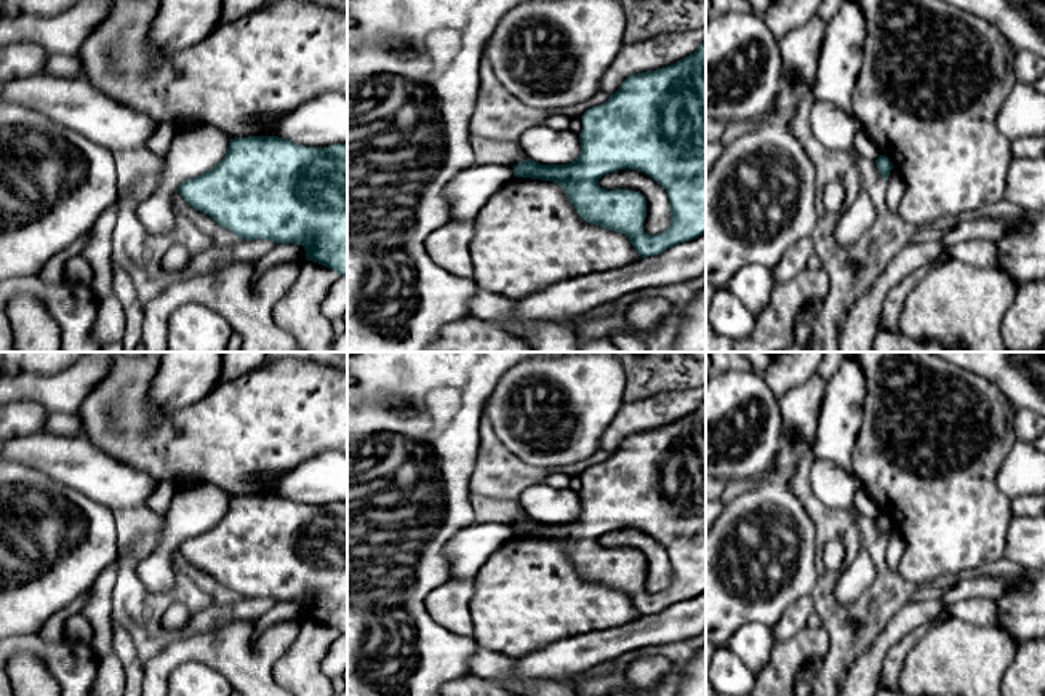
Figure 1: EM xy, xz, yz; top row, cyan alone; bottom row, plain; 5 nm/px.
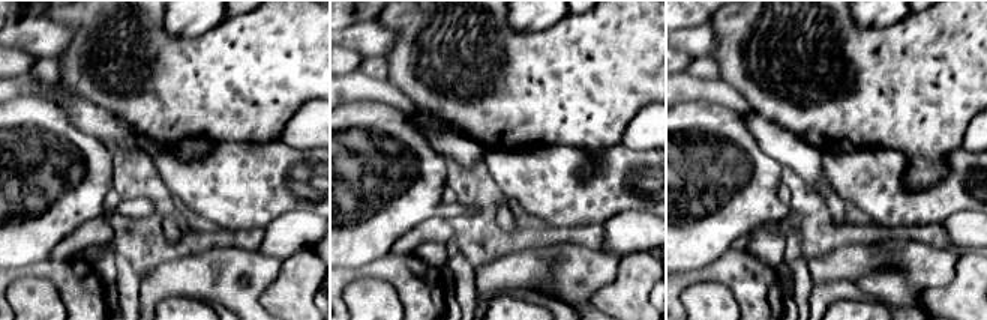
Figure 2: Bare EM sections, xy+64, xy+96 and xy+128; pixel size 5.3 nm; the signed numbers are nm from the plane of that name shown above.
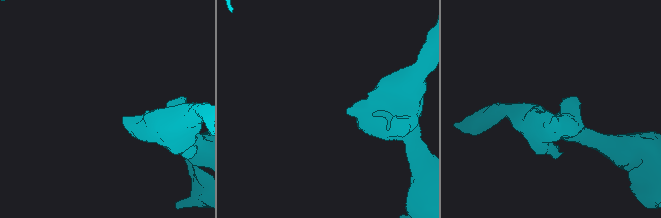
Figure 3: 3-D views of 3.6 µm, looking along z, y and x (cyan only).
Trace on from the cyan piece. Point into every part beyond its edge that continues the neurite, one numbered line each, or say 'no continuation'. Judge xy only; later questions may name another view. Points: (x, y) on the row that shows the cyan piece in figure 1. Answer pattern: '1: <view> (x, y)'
no continuation

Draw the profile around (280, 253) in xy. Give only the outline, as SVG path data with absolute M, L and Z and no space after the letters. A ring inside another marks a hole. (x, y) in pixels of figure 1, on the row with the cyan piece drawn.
M275 243L272 251L266 254L261 261L259 266L262 269L270 267L274 264L282 264L282 262L298 262L302 264L306 261L306 248L302 245L296 243Z

